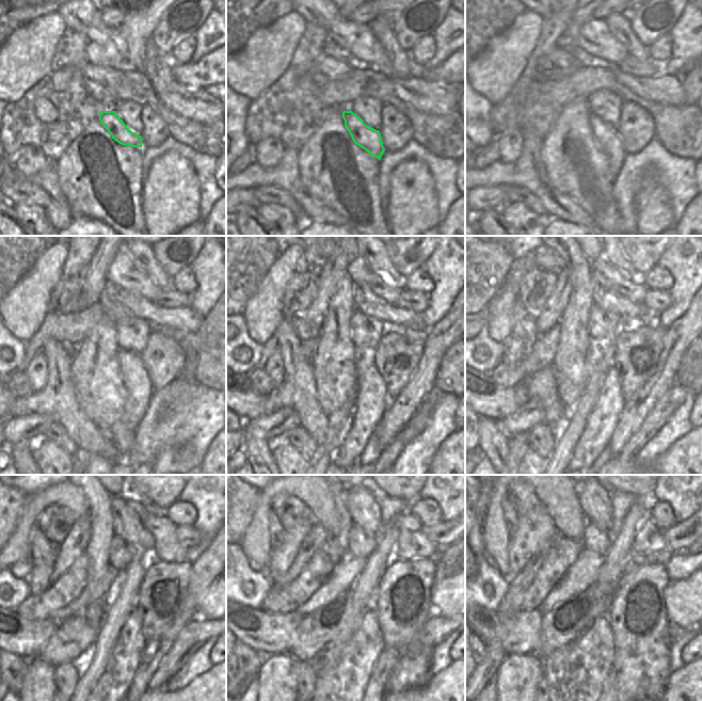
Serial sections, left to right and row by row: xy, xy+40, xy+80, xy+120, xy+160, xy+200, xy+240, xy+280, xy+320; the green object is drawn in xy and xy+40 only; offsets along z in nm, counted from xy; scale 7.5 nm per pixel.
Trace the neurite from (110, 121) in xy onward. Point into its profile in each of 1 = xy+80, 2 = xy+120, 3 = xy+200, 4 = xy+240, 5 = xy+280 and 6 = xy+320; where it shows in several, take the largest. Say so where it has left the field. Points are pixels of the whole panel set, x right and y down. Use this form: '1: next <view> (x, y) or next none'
1: next xy+80 (606, 136)
2: next xy+120 (134, 378)
3: next xy+200 (595, 436)
4: next xy+240 (111, 688)
5: next xy+280 (342, 669)
6: next xy+320 (576, 672)

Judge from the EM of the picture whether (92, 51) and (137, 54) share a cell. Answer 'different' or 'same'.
same

